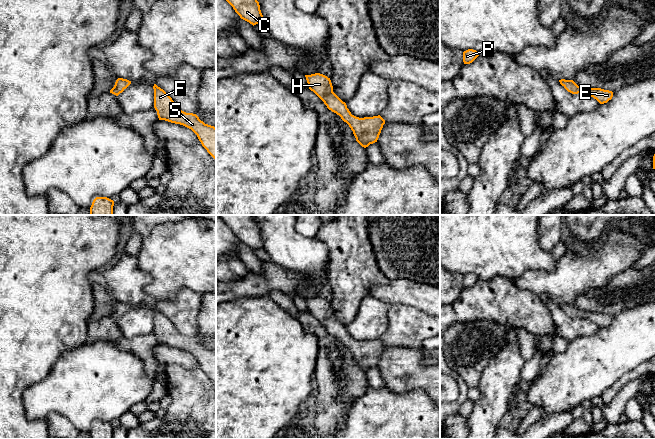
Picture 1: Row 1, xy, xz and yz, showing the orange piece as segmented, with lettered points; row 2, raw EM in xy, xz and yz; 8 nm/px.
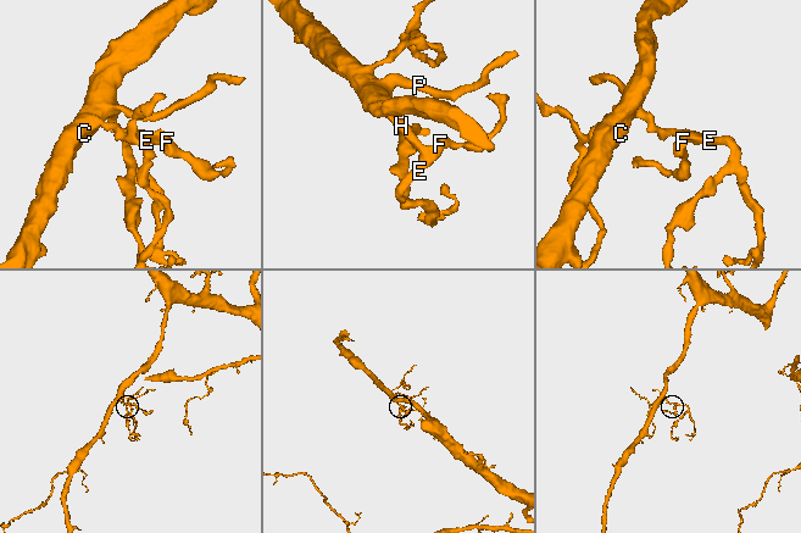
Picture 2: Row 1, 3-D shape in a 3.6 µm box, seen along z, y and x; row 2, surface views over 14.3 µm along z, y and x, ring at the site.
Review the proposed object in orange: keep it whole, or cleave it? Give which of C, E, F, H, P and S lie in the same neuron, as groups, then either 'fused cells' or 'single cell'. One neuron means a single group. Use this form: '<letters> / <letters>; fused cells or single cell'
C E F H P S; single cell

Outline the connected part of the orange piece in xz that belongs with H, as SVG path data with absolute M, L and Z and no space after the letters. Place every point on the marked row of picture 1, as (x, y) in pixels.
M315 73L305 75L309 89L313 91L327 106L346 122L356 138L356 141L364 148L377 142L385 120L380 116L359 118L351 114L345 102L334 92L330 78Z

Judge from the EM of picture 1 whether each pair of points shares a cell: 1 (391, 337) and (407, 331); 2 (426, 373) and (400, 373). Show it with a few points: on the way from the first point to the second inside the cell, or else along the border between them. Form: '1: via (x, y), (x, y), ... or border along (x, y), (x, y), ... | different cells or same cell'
1: via (395, 335), (403, 331) | same cell
2: via (420, 373), (406, 373) | same cell

